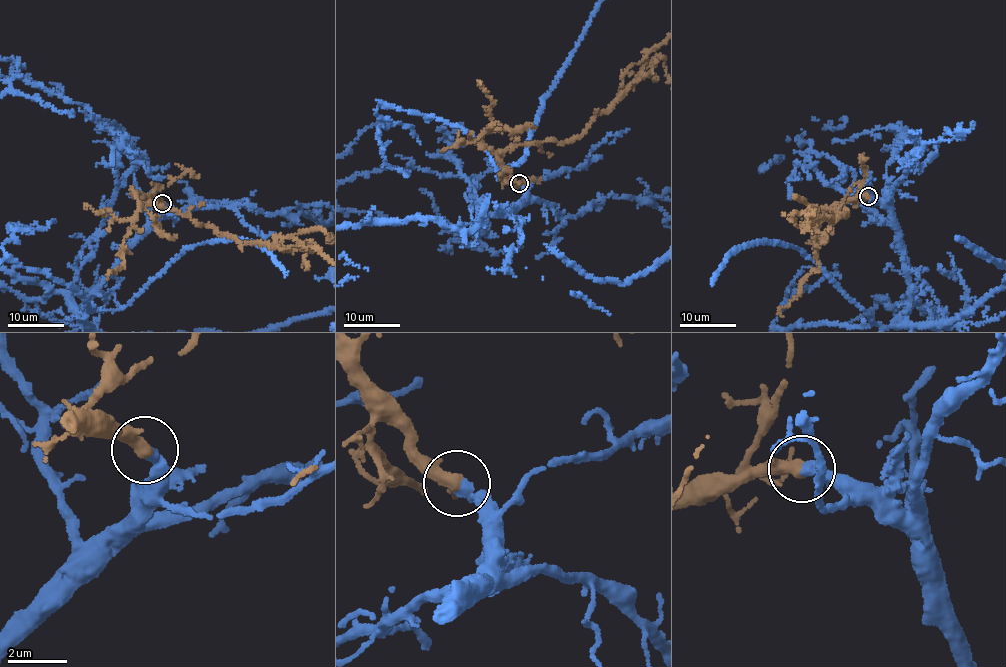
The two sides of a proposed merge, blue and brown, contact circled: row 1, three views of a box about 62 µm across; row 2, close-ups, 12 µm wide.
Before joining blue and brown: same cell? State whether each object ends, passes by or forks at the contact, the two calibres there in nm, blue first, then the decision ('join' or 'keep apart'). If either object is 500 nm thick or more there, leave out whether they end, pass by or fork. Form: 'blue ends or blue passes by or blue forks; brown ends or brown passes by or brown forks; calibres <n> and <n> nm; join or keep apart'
blue ends; brown ends; calibres 380 and 480 nm; join

